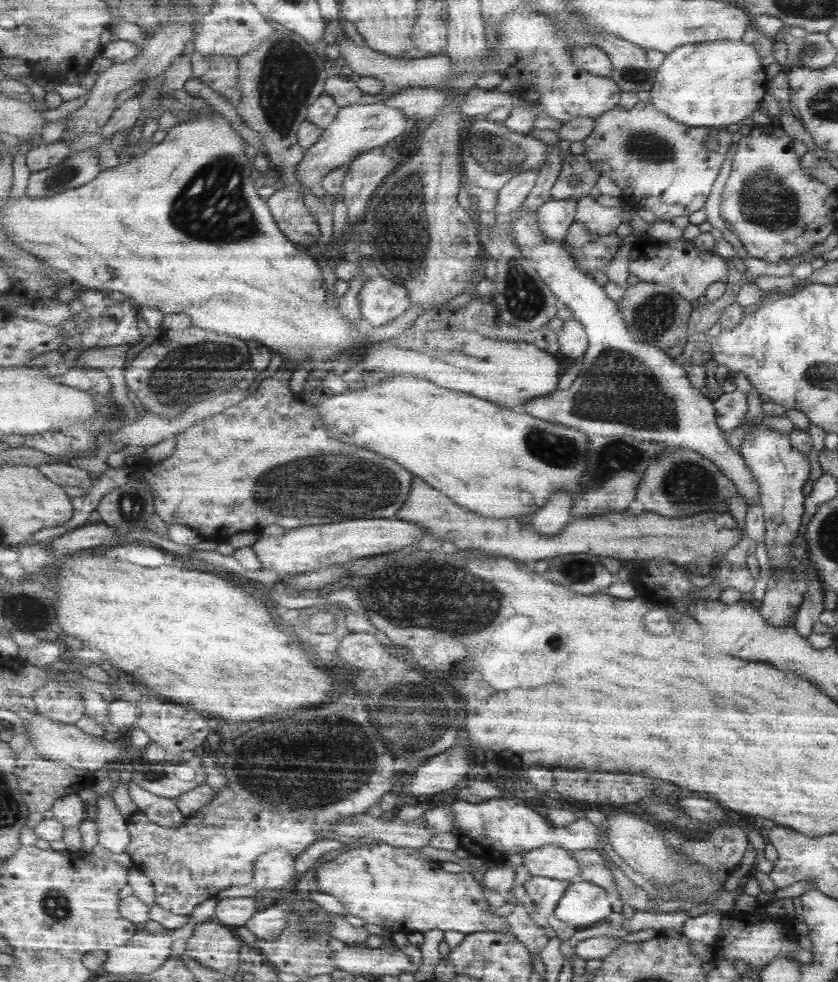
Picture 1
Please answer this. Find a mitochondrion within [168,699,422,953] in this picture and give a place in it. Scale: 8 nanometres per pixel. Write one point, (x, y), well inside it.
(311, 927)

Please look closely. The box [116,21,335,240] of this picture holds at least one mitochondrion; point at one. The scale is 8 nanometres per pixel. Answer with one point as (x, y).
(288, 74)

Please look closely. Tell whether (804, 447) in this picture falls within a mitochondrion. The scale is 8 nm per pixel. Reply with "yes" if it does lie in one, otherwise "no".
no

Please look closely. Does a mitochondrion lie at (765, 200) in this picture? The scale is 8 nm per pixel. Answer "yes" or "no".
yes

